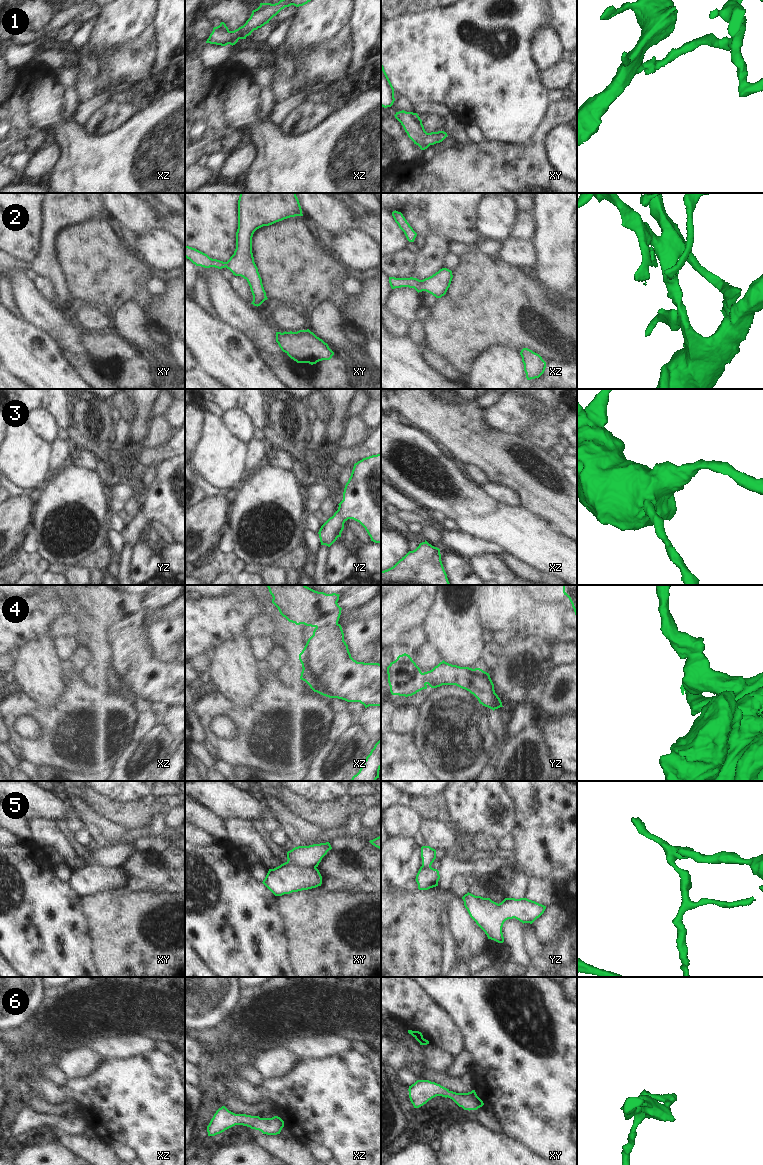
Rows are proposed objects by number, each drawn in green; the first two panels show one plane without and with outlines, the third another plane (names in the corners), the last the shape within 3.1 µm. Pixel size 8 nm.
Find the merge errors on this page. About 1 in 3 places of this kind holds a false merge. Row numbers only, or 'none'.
5

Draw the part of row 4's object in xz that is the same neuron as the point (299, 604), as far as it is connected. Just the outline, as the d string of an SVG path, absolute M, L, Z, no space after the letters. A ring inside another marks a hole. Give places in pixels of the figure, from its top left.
M267 585L267 587L273 597L272 603L283 617L296 625L304 624L315 628L313 635L299 654L303 668L300 679L305 681L314 692L323 696L338 698L347 702L360 702L365 708L381 706L381 664L357 662L351 657L348 645L344 641L342 627L338 623L342 610L337 603L340 595L318 592L306 585Z

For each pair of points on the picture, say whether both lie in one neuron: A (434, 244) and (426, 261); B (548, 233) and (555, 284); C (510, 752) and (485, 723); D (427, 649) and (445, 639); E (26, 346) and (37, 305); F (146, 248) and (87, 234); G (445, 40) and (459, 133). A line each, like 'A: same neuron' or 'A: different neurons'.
A: same neuron
B: same neuron
C: different neurons
D: different neurons
E: different neurons
F: different neurons
G: different neurons

